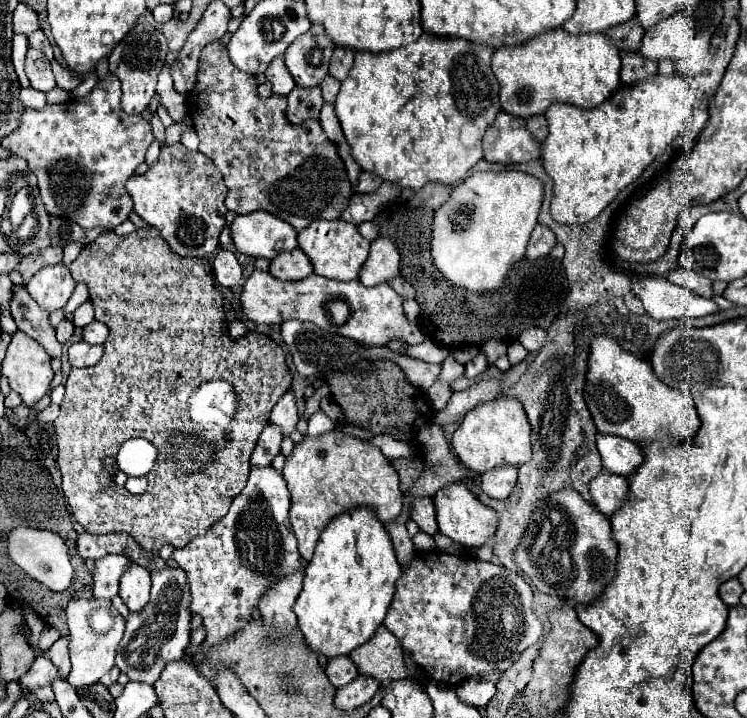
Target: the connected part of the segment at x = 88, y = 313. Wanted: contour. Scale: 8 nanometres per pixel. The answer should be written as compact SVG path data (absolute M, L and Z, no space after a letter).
M85 301L83 305L79 305L77 311L75 311L73 315L75 315L73 323L75 323L77 327L85 327L85 325L89 325L89 323L95 319L95 315L93 315L93 307L91 307L89 301Z

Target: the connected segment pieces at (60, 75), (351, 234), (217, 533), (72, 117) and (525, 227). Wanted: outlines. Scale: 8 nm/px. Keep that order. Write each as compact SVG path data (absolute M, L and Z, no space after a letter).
M55 59L51 61L51 67L53 67L53 75L55 75L55 81L57 81L57 87L61 87L65 91L71 91L71 89L75 89L81 83L75 73L67 71L65 67L61 67Z
M341 219L337 221L313 221L309 227L299 231L299 247L309 257L313 265L313 273L337 279L337 281L351 281L359 277L359 271L369 255L369 241L361 237L357 227L353 223L345 223Z
M273 467L253 469L245 489L233 499L229 513L205 535L195 537L183 549L175 549L173 559L187 573L191 589L189 611L203 617L207 633L193 657L199 665L205 663L215 645L231 639L253 619L253 609L273 583L303 569L297 537L289 523L289 489L283 475Z
M115 75L97 81L93 91L77 101L65 101L59 105L45 105L41 111L21 111L19 127L1 145L13 155L23 157L29 169L37 175L41 199L53 217L65 217L75 221L83 229L109 229L113 231L133 211L133 201L125 191L127 179L133 175L139 163L145 161L145 151L153 143L151 125L141 115L127 115L121 109L121 83Z
M487 171L473 173L463 183L451 189L451 197L443 203L431 225L431 259L441 277L453 287L467 289L471 293L489 293L503 285L509 271L517 261L525 257L525 247L531 237L531 231L537 225L539 207L543 201L543 185L537 177L531 177L523 171Z

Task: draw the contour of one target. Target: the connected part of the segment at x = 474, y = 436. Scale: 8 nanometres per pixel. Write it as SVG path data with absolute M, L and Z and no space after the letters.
M499 397L473 407L453 433L451 447L459 461L473 473L487 473L503 465L523 465L531 459L531 427L523 405L513 397Z

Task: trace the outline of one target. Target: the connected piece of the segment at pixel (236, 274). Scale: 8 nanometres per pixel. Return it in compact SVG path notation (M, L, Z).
M219 249L213 259L215 281L223 287L235 287L241 279L241 265L235 259L235 253L229 249Z

